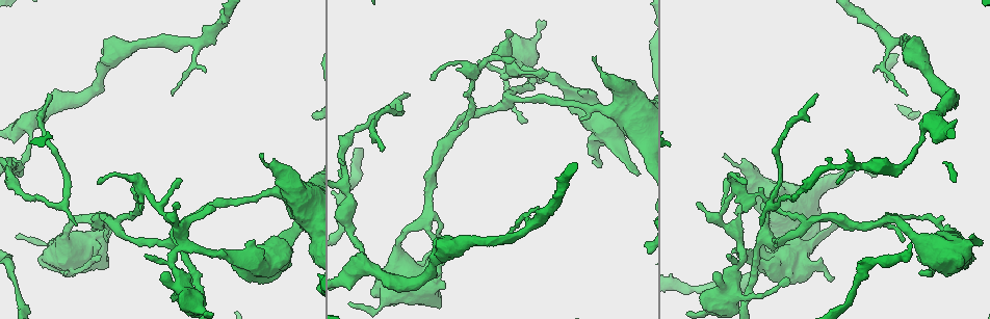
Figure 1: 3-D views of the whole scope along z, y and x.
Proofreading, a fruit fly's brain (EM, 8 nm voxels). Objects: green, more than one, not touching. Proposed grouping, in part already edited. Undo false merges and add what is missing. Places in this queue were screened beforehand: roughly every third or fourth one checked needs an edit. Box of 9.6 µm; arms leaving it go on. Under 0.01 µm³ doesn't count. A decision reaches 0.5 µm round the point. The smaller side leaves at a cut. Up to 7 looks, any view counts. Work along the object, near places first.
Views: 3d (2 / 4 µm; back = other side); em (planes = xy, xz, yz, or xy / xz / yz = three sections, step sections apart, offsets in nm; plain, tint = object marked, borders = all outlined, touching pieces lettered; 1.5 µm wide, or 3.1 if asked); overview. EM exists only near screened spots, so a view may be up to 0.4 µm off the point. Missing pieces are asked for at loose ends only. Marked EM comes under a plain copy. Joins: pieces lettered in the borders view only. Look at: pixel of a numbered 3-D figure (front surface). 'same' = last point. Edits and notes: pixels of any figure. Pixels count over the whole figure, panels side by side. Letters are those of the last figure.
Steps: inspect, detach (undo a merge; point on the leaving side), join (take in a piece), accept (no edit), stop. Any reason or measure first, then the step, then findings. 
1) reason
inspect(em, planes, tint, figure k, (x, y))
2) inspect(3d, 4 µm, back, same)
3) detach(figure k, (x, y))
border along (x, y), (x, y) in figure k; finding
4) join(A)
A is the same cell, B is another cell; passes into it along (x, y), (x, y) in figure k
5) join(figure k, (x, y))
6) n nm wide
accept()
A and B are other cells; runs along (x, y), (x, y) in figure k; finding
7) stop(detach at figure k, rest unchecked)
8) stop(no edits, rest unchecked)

thin end
inspect(em, xz, step 8, borders, figure 1, (75, 225))

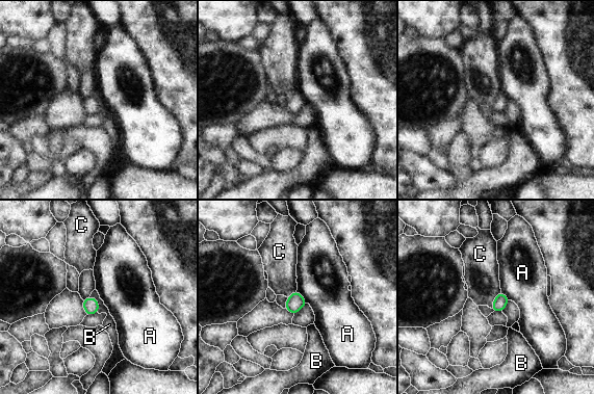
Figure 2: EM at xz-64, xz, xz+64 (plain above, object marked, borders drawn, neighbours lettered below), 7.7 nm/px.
accept()
A, B and C are other cells; border along (500, 291), (494, 298), (491, 308) in figure 2; no lettered piece goes on from it

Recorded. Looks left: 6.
branch point
inspect(3d, 4 µm, figure 1, (424, 216))

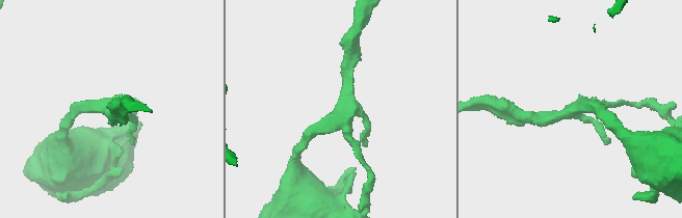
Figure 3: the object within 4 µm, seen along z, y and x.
need the tissue
inspect(em, planes, borders, figure 3, (572, 110))

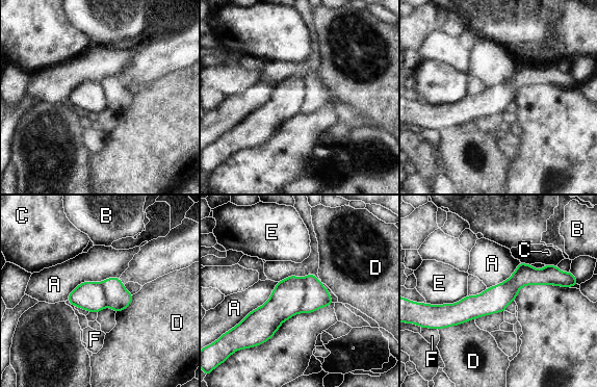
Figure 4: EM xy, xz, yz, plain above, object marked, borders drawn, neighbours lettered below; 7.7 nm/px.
detach(figure 4, (316, 297))
A, B, C, D, E and F are other cells; border along (303, 279), (305, 294), (299, 312) in figure 4; two neurons meet here

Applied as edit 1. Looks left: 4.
stop(detach at figure 4, rest unchecked)

